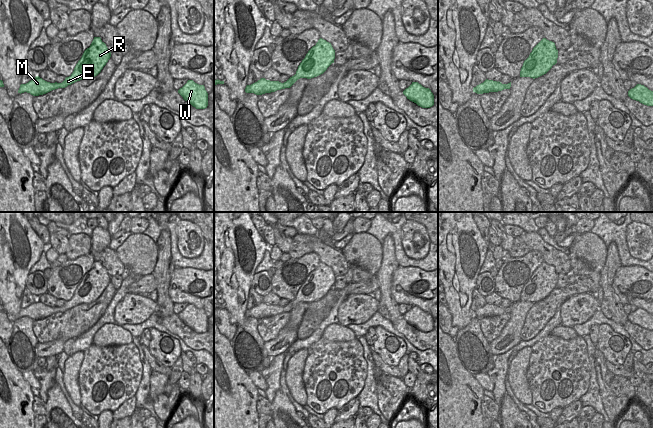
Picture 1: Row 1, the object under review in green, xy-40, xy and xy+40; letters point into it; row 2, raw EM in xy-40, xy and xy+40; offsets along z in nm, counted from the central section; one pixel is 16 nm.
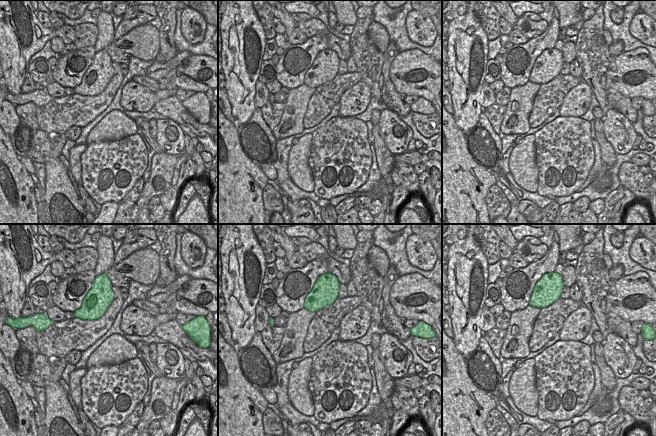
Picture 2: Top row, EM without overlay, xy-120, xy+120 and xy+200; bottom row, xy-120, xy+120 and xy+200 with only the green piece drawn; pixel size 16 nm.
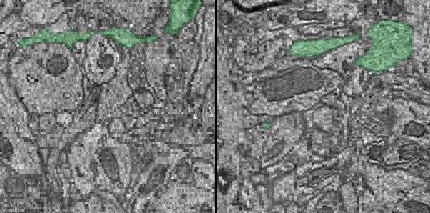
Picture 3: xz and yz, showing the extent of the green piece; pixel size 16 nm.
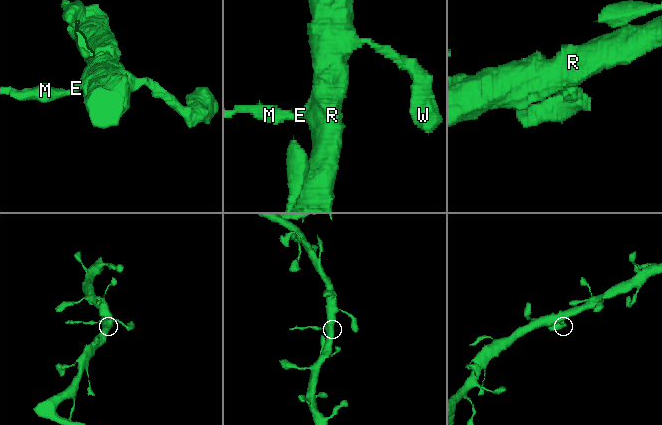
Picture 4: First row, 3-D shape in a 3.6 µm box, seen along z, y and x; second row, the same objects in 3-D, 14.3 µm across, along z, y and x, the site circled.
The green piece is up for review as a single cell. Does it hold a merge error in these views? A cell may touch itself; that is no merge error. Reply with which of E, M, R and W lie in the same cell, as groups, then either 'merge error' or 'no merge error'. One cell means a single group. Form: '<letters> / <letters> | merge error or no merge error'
E R W / M | merge error

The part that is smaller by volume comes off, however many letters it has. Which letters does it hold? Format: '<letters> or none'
M

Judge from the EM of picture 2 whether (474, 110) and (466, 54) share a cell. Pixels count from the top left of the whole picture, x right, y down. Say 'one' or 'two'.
one

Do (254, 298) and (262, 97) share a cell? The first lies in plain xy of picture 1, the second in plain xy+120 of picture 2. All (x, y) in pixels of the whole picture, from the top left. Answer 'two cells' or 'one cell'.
one cell

